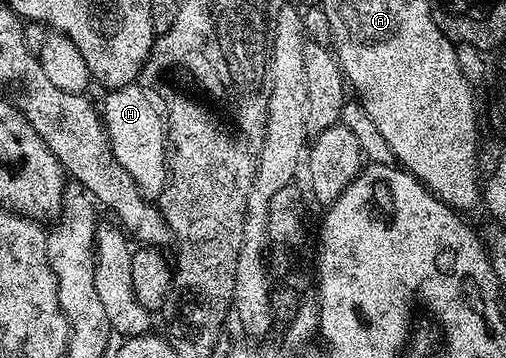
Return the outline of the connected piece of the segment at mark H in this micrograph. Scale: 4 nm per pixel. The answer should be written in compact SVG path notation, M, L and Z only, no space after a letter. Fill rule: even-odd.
M137 81L109 92L104 107L102 105L102 118L108 132L113 160L132 175L144 198L156 201L164 191L169 176L167 170L168 106L155 86L152 88L142 84ZM152 119L160 123L160 135L156 135L156 143L152 143L152 135L144 135L144 131L152 127Z

